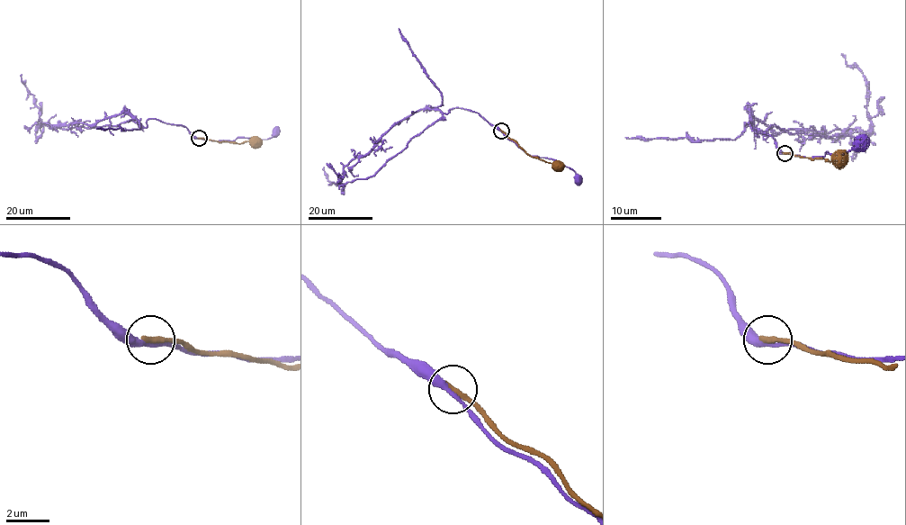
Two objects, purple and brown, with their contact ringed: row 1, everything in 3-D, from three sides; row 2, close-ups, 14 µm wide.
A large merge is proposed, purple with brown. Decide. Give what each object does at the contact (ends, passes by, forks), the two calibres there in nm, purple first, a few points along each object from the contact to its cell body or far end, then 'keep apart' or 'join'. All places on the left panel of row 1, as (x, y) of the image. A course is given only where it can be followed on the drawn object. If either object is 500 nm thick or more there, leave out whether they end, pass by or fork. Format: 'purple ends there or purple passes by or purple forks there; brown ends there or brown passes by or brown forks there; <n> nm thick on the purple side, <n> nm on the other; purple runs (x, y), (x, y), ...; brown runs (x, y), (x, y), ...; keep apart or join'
purple passes by; brown ends there; 260 nm thick on the purple side, 280 nm on the other; purple runs (199, 139), (266, 140), (273, 137), (275, 131); brown runs (199, 138), (239, 143), (254, 141); keep apart

